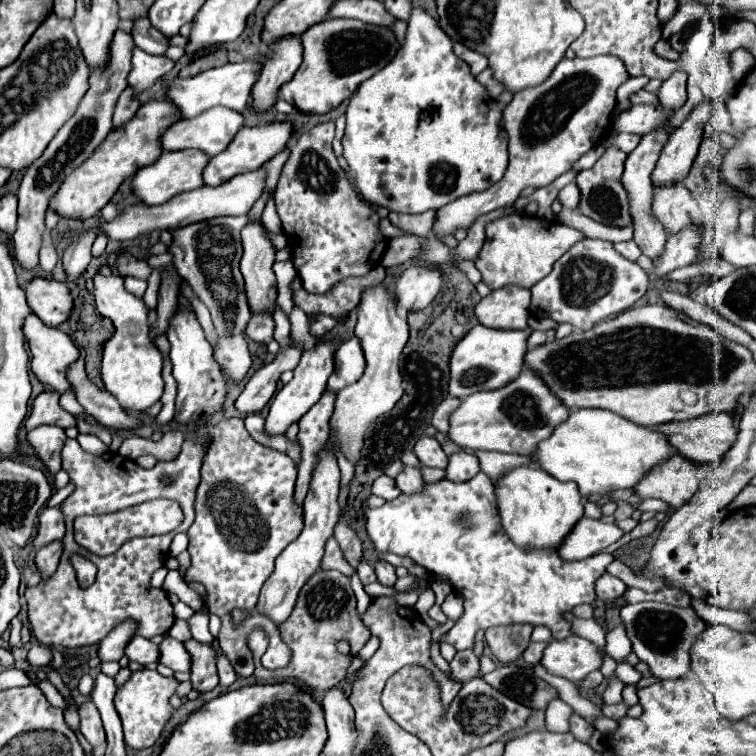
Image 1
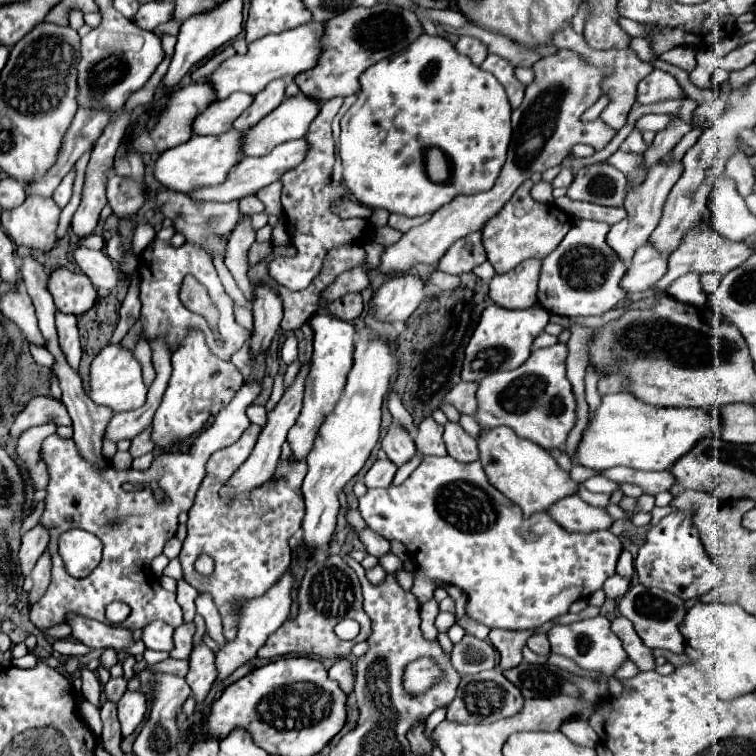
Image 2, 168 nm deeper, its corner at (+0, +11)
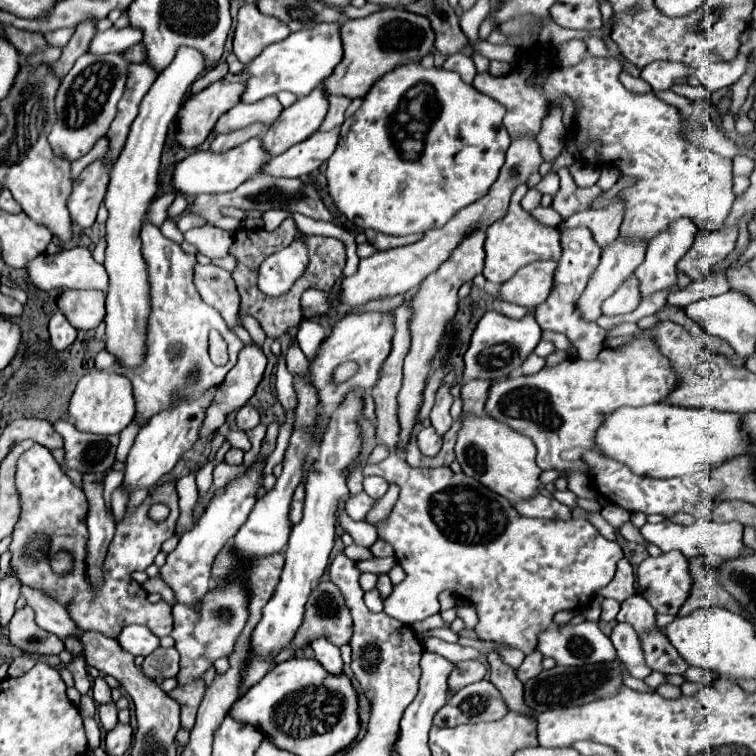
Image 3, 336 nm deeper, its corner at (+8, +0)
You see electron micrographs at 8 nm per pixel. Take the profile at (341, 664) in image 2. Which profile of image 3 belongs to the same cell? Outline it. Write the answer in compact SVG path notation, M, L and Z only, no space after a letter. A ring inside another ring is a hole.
M319 638L311 644L311 648L315 650L315 658L317 662L327 670L331 672L333 676L339 676L343 674L343 660L341 660L341 654L339 654L339 648L335 648L331 642L327 642L325 638Z

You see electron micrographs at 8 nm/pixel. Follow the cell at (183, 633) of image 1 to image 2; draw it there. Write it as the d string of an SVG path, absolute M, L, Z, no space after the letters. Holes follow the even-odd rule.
M183 623L181 627L175 629L173 635L173 649L169 651L169 655L173 659L187 659L191 649L193 649L193 633L195 633L195 625L193 623Z

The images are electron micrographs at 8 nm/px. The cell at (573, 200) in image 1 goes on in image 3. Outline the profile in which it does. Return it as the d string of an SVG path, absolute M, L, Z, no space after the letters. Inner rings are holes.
M547 174L537 186L535 186L541 194L555 194L559 190L559 176L557 174Z

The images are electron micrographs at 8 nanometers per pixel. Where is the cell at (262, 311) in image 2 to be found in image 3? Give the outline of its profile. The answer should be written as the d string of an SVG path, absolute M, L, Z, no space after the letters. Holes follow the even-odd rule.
M251 342L239 352L237 364L229 370L229 376L223 380L223 384L219 384L211 410L207 410L207 420L203 422L201 432L203 442L207 442L207 438L225 422L225 416L231 410L247 404L263 378L265 366L267 358L259 344Z

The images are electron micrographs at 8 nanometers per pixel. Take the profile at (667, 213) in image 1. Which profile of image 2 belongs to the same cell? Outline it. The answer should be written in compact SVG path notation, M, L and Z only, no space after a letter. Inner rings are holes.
M705 221L701 225L701 229L697 229L697 233L691 231L689 237L685 237L685 241L681 243L681 247L675 253L671 253L669 263L667 263L667 273L653 285L653 291L665 291L677 277L691 273L691 271L695 271L695 273L715 271L719 275L727 275L731 269L739 267L747 259L747 255L753 255L753 253L755 251L745 243L733 243L733 241L719 237L715 231L711 231L709 221Z

